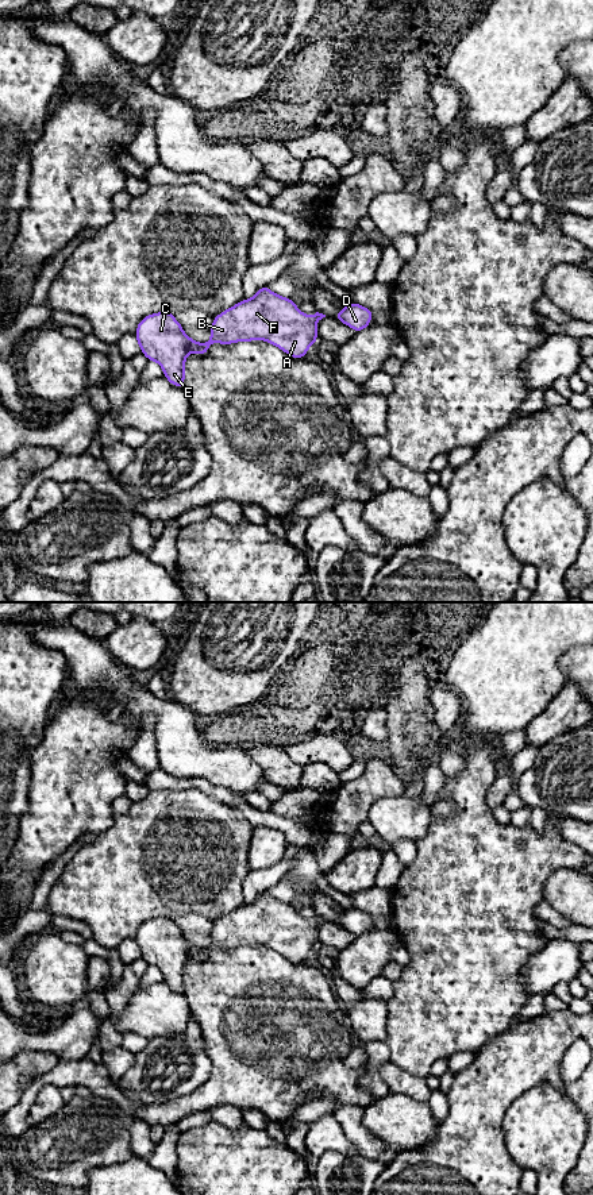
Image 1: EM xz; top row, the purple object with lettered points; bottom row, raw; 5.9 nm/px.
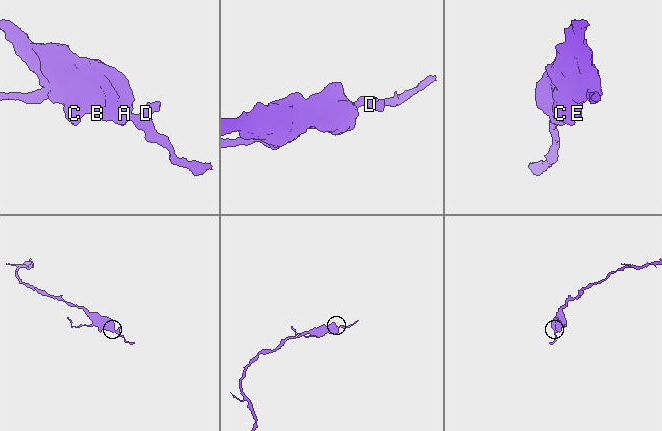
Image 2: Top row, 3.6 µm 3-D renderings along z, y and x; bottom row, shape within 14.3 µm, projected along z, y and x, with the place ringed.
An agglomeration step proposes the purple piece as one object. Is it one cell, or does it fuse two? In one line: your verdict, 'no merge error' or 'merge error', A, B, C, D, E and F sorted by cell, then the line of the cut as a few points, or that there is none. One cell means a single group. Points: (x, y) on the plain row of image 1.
no merge error; groups A B C D E F; cut none

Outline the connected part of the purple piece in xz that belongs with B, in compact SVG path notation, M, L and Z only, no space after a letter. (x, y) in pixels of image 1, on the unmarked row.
M263 891L251 903L215 921L207 948L190 944L170 915L143 922L135 942L142 959L162 972L172 990L182 992L188 959L204 960L212 948L265 945L292 963L303 964L317 947L316 928L323 922L326 920L319 917L312 921L303 918L292 903Z

